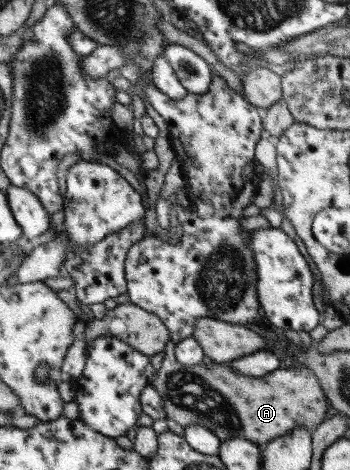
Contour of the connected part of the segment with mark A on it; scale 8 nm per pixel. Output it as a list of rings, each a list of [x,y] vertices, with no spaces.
[[[165,352],[165,358],[161,360],[161,366],[156,370],[157,380],[153,380],[152,386],[161,396],[165,415],[173,418],[181,427],[199,424],[206,430],[213,433],[219,441],[231,438],[246,439],[258,446],[268,444],[272,439],[283,436],[288,431],[292,431],[297,425],[305,427],[310,433],[314,431],[321,421],[325,420],[327,412],[326,396],[322,394],[322,388],[317,377],[311,369],[301,365],[296,368],[275,370],[263,375],[262,377],[241,376],[235,369],[227,364],[194,365],[181,364],[173,358],[173,352]]]

